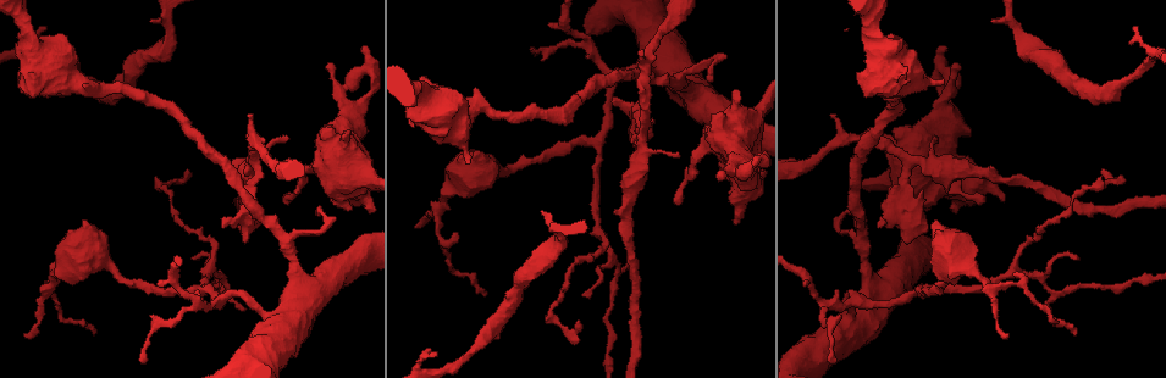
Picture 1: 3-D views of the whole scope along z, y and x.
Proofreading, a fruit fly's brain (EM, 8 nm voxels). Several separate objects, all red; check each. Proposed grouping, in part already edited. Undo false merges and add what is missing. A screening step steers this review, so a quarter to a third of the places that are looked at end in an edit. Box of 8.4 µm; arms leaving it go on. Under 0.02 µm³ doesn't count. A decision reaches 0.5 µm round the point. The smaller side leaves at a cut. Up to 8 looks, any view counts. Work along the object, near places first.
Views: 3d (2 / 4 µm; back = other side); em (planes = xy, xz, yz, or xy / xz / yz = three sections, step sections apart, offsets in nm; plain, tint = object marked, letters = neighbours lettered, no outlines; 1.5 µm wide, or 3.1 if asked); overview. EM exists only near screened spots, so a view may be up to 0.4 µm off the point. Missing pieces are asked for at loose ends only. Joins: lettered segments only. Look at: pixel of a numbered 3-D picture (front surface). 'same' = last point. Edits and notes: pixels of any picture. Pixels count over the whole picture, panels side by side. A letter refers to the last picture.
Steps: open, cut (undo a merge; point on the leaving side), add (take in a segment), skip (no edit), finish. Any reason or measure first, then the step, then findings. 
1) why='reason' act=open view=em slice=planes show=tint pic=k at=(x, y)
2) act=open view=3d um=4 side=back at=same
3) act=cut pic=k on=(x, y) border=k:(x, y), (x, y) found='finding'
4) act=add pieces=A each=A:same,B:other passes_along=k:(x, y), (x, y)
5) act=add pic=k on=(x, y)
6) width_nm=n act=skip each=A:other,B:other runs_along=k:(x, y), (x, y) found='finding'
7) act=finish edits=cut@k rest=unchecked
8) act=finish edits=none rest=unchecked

why='branch stops here' act=open view=em slice=yz step=8 show=letters pic=1 at=(957, 62)

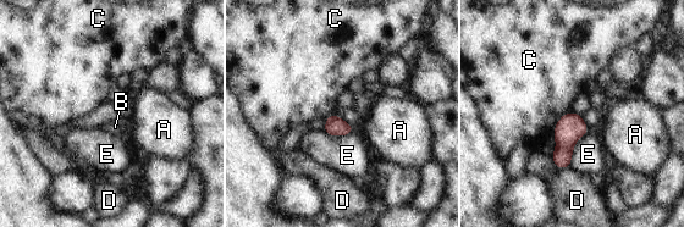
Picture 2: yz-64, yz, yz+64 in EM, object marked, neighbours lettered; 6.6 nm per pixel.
act=open view=em slice=planes show=letters at=same

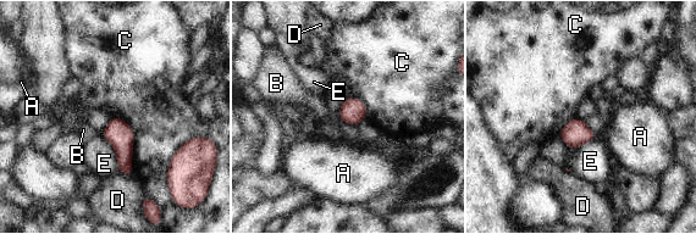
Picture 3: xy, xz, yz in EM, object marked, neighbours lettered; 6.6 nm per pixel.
act=skip each=A:other,B:other,C:other,D:other,E:other border=3:(111, 116), (132, 129), (133, 173) found='no lettered segment goes on from it'

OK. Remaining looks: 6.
act=open view=em slice=planes show=letters pic=1 at=(983, 201)

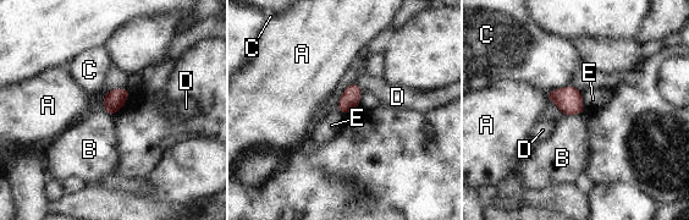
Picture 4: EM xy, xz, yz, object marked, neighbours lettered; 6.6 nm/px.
longest_contact=C:170nm act=skip each=A:other,B:other,C:other,D:other,E:other border=4:(583, 113), (563, 117) found='none of them fits'

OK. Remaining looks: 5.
act=open view=em slice=xy step=8 show=tint pic=1 at=(435, 355)

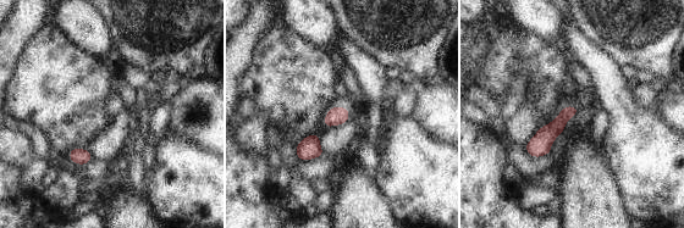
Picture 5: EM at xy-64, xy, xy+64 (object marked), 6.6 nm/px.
act=open view=em slice=planes show=letters at=same

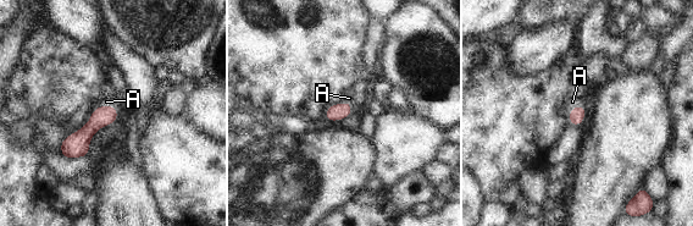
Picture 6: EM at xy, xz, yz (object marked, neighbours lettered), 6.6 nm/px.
width_nm=100 act=add pic=6 on=(106, 102) each=A:same passes_along=6:(101, 116), (100, 106), (106, 102) found='the neuron continues'

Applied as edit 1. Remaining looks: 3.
act=finish edits=add@6 rest=unchecked

